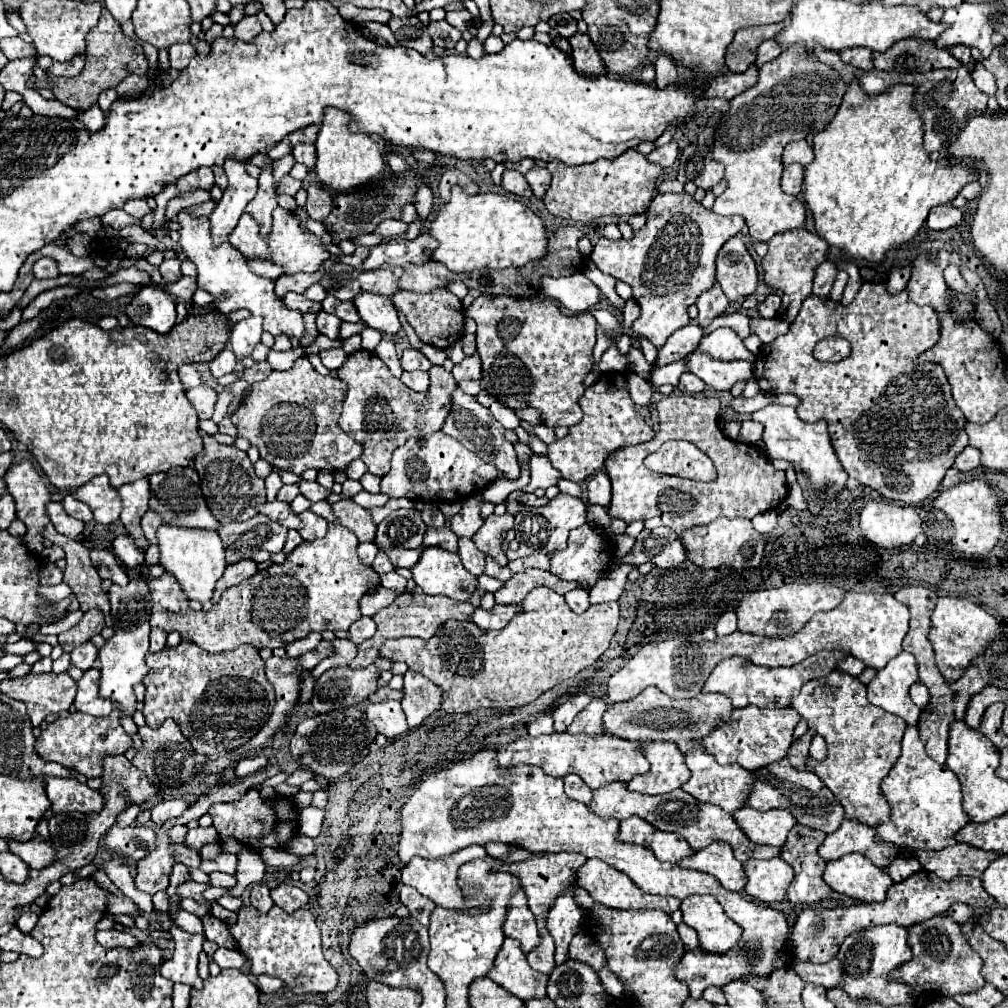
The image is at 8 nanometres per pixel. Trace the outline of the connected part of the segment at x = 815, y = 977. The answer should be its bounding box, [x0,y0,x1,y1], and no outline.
[793,958,841,988]

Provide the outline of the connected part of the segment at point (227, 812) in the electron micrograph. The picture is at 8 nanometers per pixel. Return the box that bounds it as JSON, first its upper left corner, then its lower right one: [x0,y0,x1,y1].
[209,790,299,852]

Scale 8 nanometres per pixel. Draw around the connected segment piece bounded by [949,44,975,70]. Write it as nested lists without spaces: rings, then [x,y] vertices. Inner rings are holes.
[[[949,46],[949,52],[963,64],[963,66],[967,66],[969,70],[973,70],[975,68],[975,60],[971,58],[971,50],[967,48],[967,46]]]

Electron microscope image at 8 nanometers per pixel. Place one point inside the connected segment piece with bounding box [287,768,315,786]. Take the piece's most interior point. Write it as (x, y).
(300, 776)

